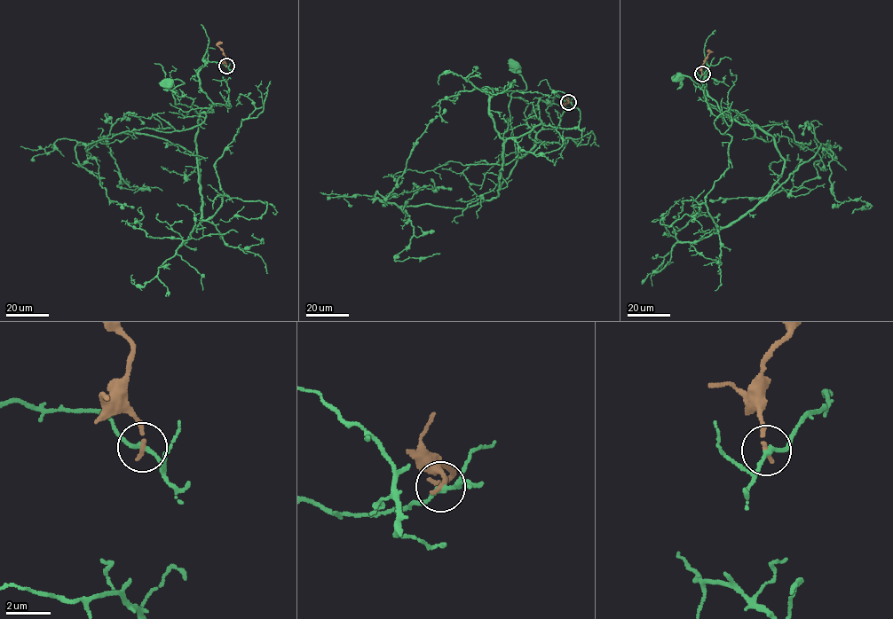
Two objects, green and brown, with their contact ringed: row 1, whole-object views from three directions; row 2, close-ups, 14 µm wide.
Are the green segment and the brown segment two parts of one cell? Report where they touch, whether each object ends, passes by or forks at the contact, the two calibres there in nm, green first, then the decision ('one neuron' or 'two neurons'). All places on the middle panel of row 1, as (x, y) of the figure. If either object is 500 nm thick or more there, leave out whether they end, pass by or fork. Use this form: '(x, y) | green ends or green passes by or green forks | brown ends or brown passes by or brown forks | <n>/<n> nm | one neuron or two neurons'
(568, 102) | green passes by | brown ends | 170/200 nm | two neurons

